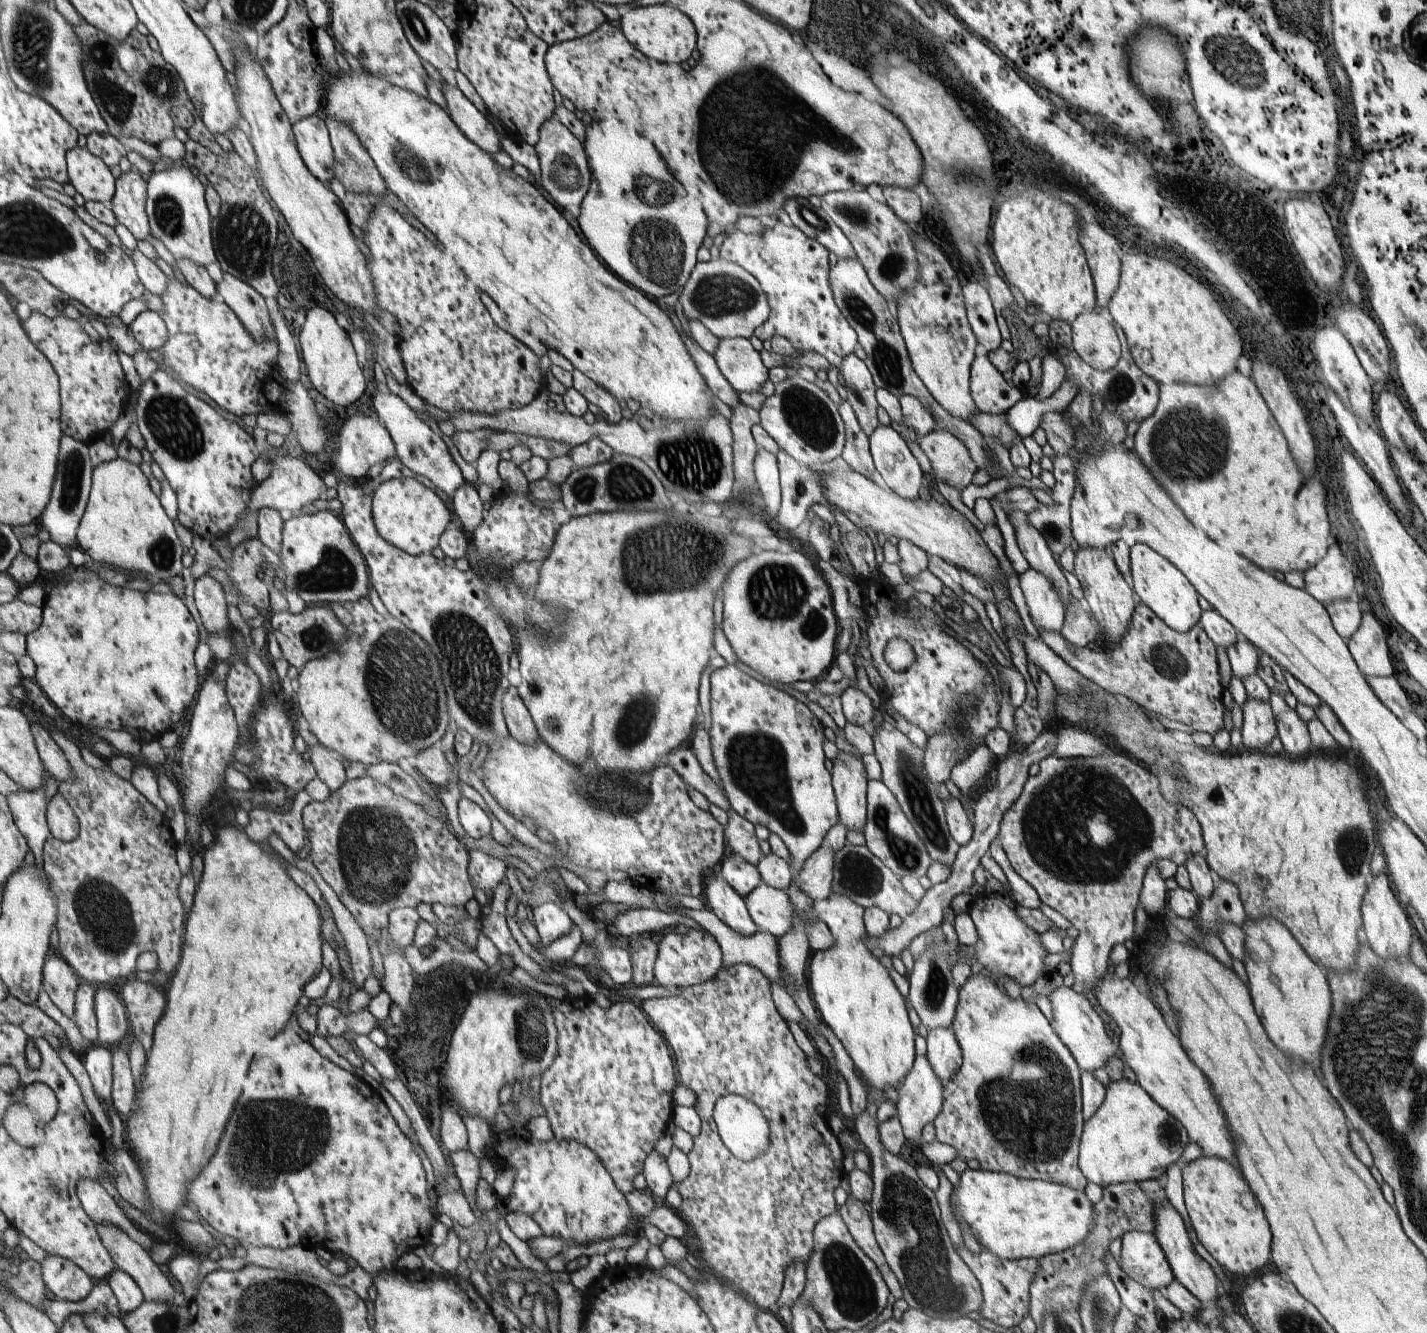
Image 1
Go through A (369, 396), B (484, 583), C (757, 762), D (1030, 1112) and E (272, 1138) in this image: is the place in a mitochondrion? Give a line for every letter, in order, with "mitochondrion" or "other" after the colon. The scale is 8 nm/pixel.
A: other
B: other
C: mitochondrion
D: mitochondrion
E: mitochondrion

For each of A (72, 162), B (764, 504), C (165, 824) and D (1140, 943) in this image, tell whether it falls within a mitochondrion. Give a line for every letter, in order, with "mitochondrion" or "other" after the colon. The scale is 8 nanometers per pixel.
A: other
B: other
C: other
D: other

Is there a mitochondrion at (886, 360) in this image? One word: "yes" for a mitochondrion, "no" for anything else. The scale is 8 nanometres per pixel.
yes

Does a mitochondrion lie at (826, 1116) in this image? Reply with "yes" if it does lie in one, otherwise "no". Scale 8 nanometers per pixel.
no

